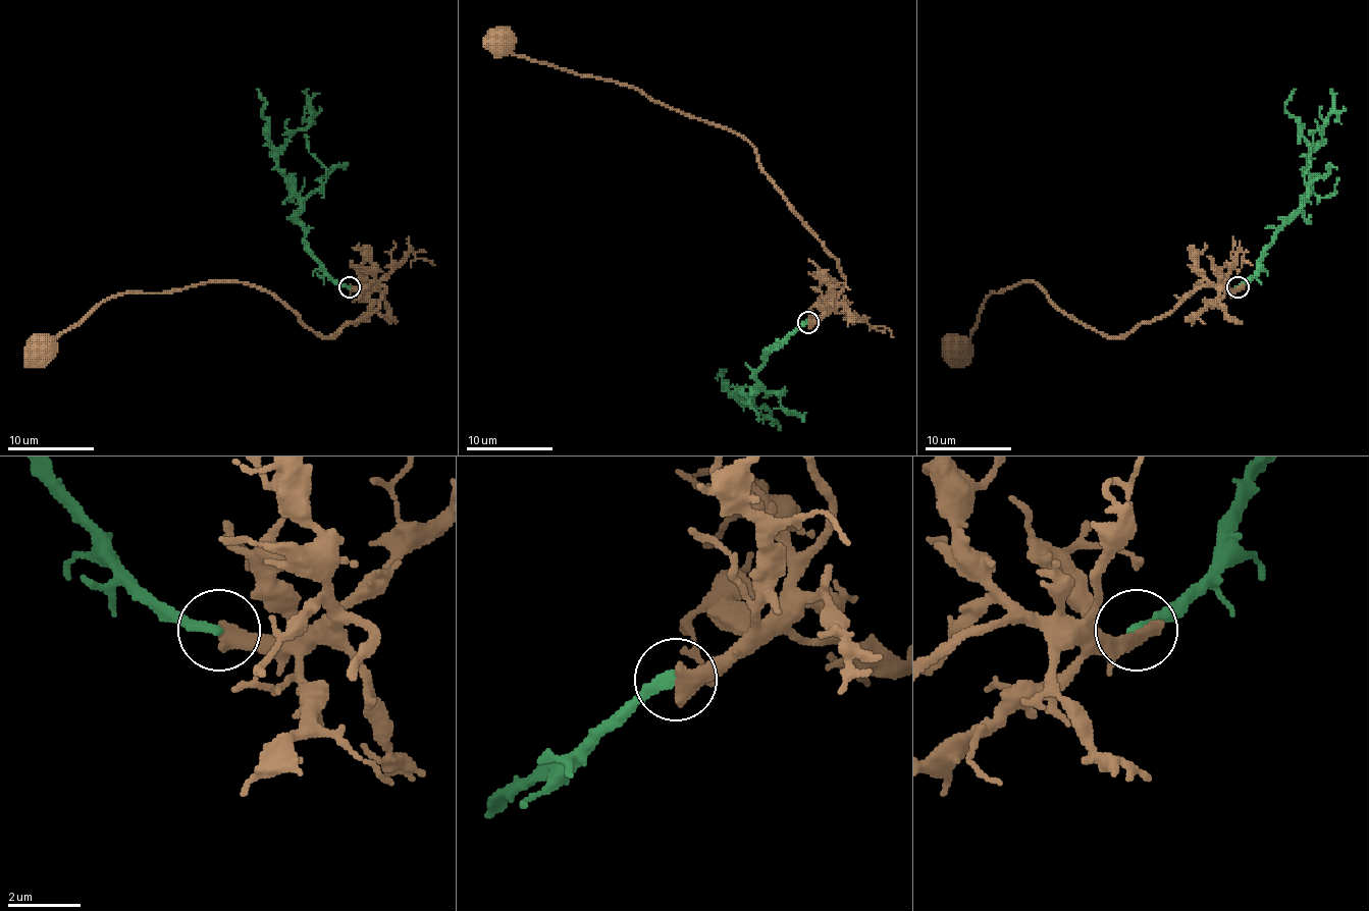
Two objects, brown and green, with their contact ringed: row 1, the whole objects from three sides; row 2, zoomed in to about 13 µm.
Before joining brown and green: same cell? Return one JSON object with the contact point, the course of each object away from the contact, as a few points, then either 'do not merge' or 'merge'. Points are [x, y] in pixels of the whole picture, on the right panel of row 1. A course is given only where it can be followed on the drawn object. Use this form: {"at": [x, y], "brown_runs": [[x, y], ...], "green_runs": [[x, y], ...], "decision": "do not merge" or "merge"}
{"at": [1238, 286], "brown_runs": [[1240, 286], [1202, 286], [1167, 312], [1103, 336], [1034, 282], [1020, 282], [986, 300], [972, 334], [957, 350]], "green_runs": [[1238, 286], [1257, 271], [1257, 263], [1309, 191], [1307, 167], [1332, 106], [1330, 89]], "decision": "do not merge"}

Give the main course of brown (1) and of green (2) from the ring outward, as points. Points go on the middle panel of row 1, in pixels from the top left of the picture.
1: (808, 324), (833, 305), (845, 276), (745, 140), (700, 118), (689, 118), (626, 86), (518, 57), (503, 42)
2: (808, 322), (762, 357), (754, 374), (758, 384), (754, 393), (735, 393), (768, 415)

